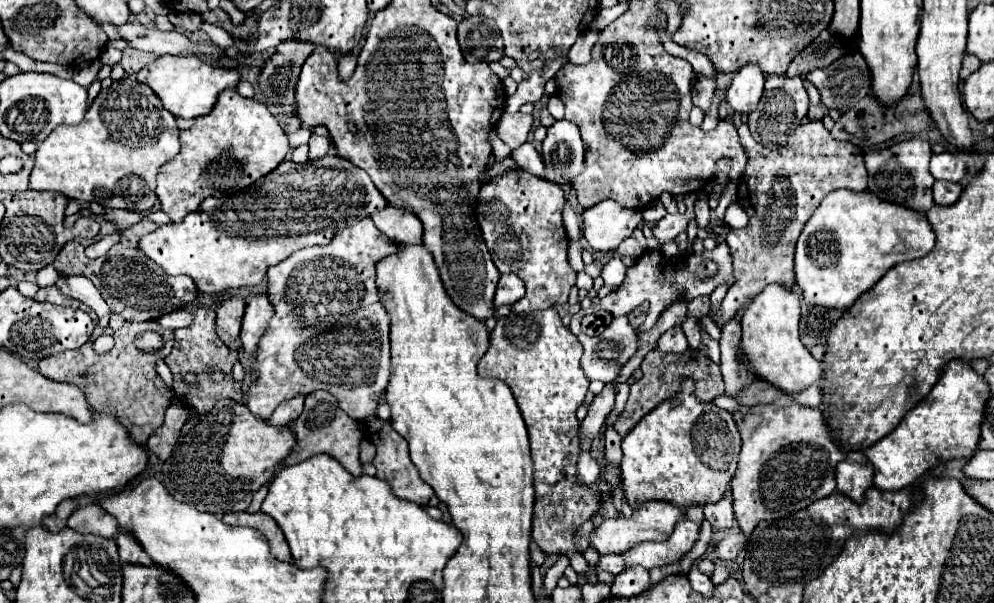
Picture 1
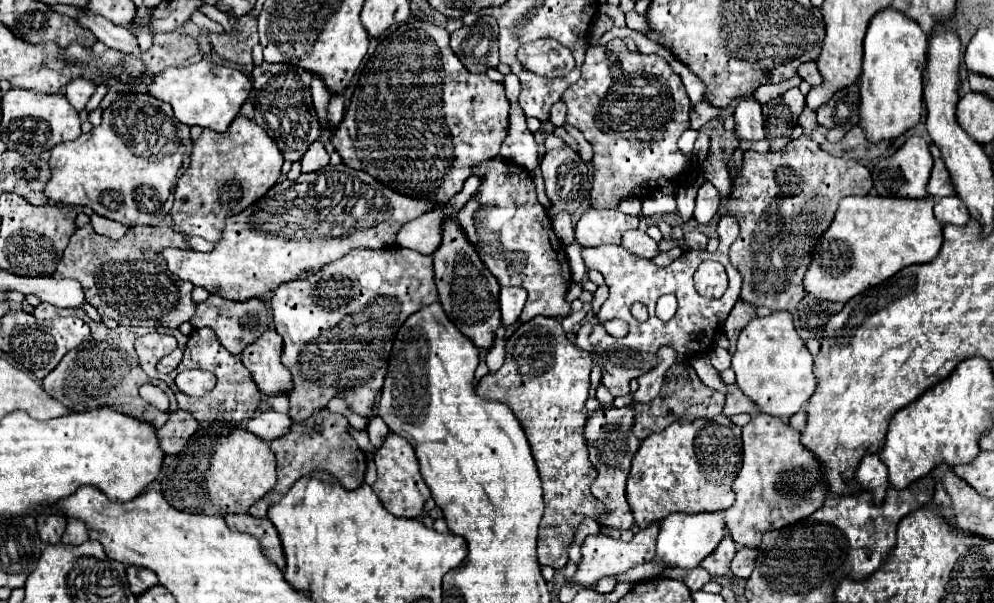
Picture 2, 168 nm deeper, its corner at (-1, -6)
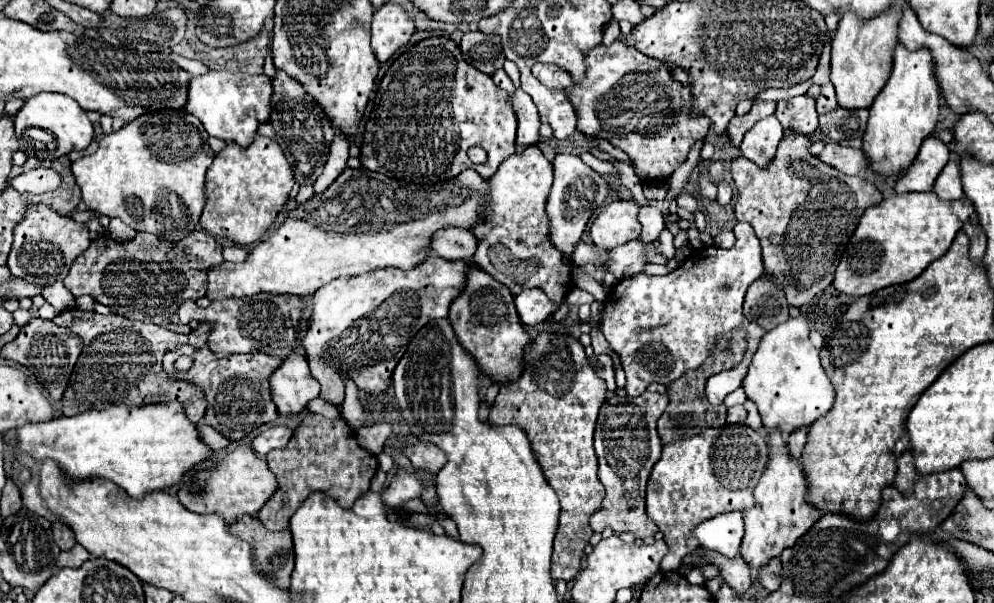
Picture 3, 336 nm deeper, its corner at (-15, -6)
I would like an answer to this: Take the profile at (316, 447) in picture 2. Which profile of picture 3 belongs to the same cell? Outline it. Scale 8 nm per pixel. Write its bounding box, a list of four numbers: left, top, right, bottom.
[257,413,379,531]

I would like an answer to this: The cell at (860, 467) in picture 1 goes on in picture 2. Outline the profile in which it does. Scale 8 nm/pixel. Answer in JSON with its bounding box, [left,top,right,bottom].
[855,453,889,505]

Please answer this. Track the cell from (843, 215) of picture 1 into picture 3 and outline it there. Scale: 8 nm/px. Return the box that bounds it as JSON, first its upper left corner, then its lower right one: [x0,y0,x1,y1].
[833,191,977,297]

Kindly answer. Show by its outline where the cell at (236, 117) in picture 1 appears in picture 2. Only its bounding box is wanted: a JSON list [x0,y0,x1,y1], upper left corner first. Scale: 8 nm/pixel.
[171,117,283,243]

